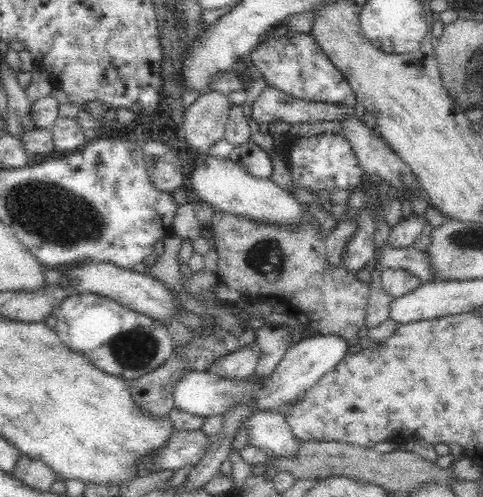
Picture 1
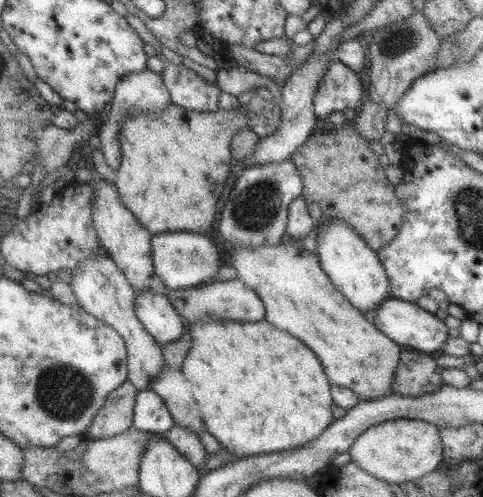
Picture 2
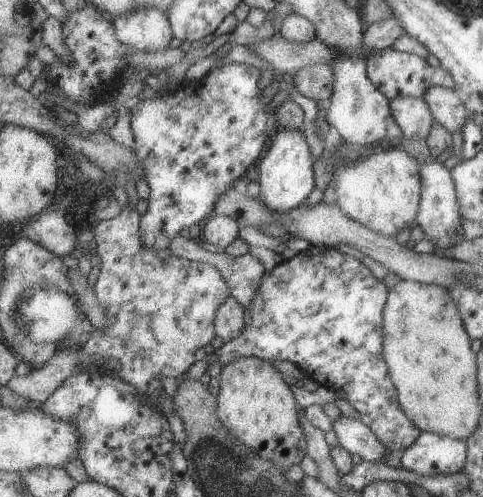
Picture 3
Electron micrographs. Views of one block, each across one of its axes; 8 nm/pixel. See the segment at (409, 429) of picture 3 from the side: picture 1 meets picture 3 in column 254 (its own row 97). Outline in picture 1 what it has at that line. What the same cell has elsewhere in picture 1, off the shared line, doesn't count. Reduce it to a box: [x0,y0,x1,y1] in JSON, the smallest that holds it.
[250,32,358,106]

